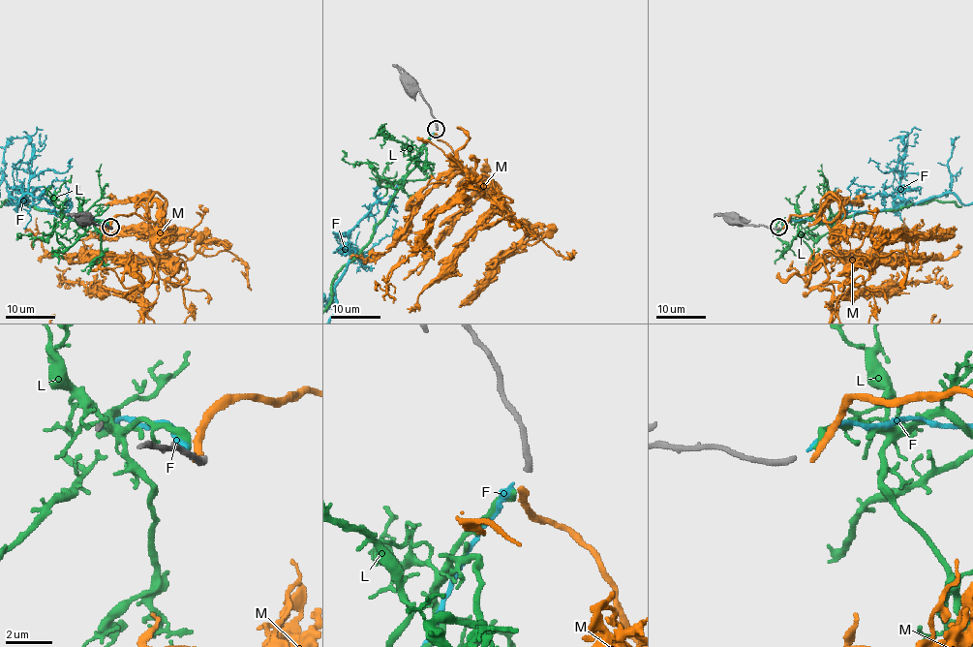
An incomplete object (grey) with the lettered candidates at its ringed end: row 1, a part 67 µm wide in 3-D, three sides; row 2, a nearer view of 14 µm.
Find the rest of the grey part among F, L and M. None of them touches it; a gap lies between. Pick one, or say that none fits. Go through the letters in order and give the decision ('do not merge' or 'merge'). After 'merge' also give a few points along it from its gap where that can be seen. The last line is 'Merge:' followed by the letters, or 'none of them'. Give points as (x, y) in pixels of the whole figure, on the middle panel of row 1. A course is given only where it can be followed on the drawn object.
F: merge
L: do not merge
M: do not merge
Merge: F

